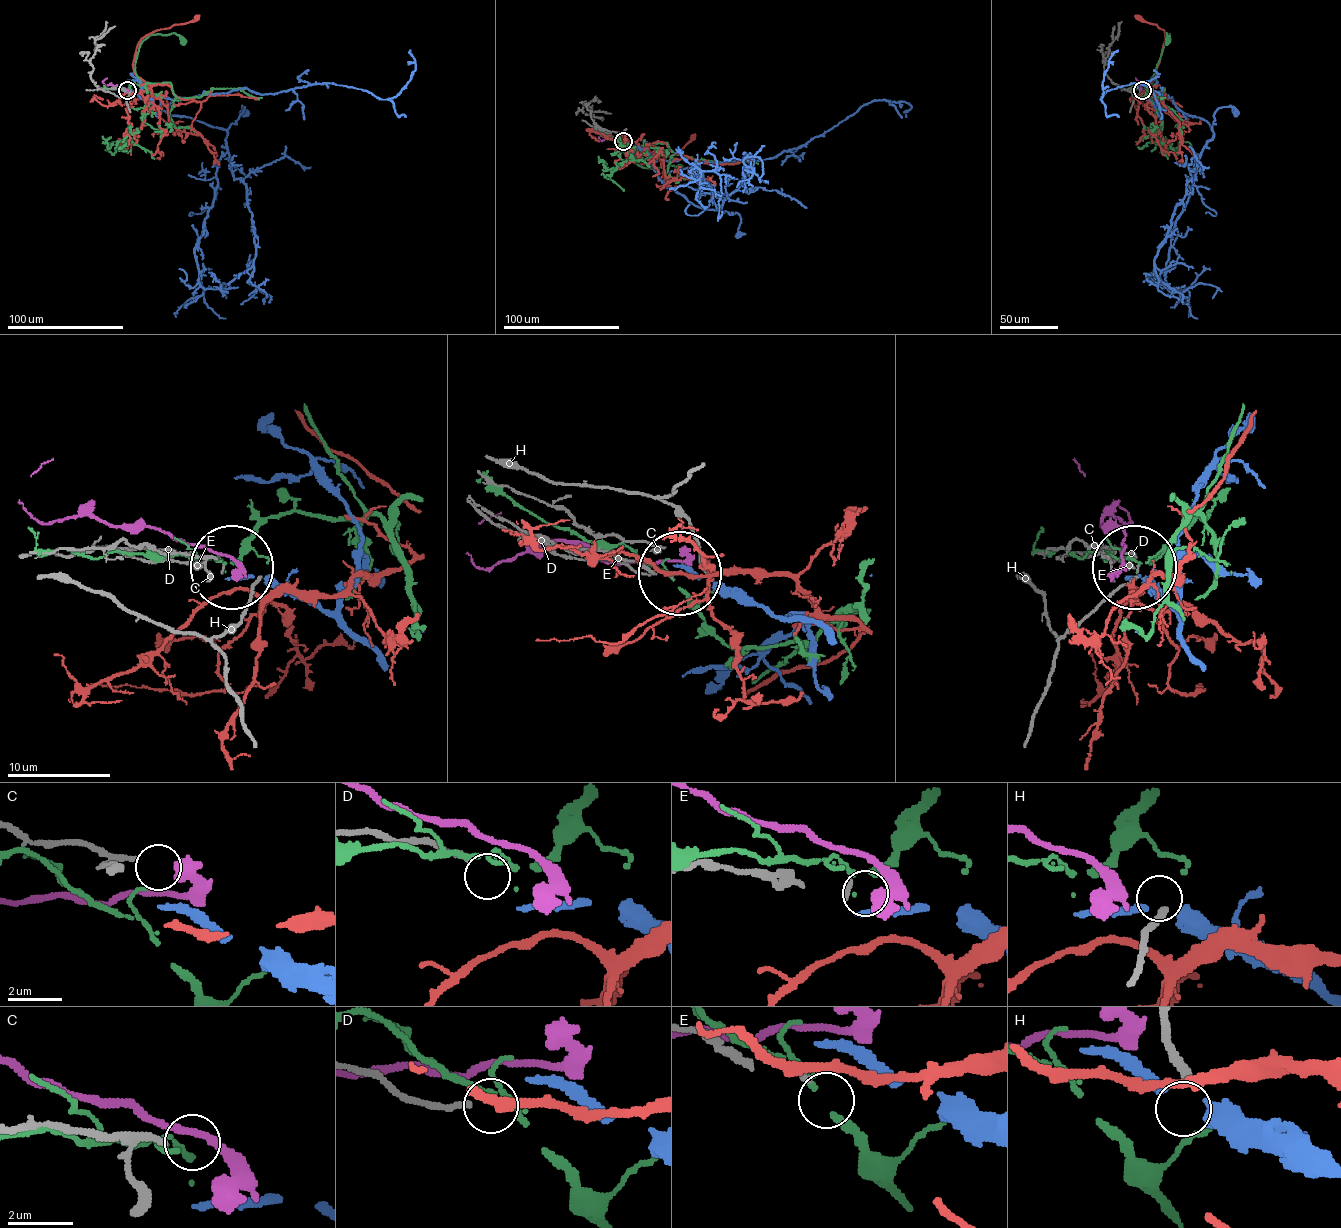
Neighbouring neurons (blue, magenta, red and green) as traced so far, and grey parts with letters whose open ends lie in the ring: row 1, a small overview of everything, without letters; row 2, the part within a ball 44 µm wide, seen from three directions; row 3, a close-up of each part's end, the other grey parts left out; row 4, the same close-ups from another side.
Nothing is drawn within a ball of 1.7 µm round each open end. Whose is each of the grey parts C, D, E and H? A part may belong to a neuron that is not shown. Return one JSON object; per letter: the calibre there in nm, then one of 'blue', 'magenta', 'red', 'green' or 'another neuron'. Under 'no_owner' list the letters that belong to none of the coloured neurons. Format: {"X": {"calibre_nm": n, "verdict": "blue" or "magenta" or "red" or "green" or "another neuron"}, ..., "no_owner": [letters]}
{"C": {"calibre_nm": 130, "verdict": "another neuron"}, "D": {"calibre_nm": 170, "verdict": "another neuron"}, "E": {"calibre_nm": 160, "verdict": "another neuron"}, "H": {"calibre_nm": 240, "verdict": "another neuron"}, "no_owner": ["C", "D", "E", "H"]}

